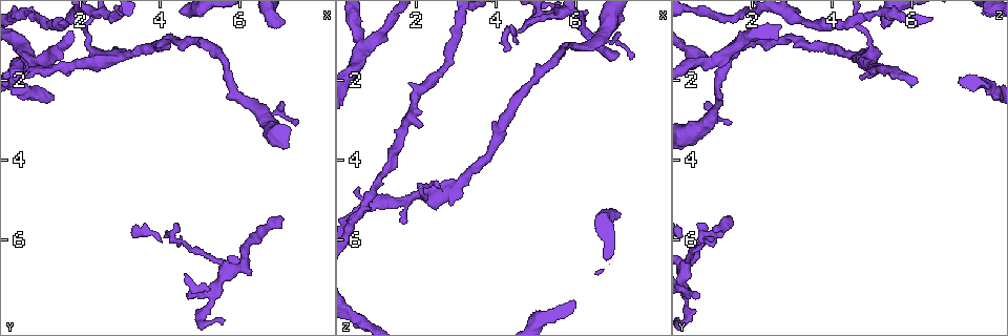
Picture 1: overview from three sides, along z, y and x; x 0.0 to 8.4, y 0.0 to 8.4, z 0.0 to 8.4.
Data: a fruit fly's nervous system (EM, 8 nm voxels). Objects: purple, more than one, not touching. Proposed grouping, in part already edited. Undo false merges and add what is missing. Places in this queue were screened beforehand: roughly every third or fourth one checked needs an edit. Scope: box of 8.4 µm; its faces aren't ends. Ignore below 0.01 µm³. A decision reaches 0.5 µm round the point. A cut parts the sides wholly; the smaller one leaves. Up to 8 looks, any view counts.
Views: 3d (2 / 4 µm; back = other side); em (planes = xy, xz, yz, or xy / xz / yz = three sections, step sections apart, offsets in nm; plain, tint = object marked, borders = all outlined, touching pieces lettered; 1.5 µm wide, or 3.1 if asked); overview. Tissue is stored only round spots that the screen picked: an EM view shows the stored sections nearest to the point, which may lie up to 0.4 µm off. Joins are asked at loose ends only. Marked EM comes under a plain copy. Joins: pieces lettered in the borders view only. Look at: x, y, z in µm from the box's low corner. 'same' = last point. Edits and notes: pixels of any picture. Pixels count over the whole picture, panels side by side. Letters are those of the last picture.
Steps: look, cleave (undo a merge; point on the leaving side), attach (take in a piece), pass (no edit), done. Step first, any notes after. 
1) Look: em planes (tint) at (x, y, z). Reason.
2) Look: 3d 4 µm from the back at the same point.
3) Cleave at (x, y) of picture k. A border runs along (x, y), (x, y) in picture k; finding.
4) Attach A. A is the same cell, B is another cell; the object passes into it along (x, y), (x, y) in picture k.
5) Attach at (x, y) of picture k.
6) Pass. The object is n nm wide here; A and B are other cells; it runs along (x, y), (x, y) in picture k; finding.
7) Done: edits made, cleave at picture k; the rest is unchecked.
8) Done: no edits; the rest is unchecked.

Look: em yz step 8 (tint) at (4.65, 7.45, 0.70). Branch stops here.

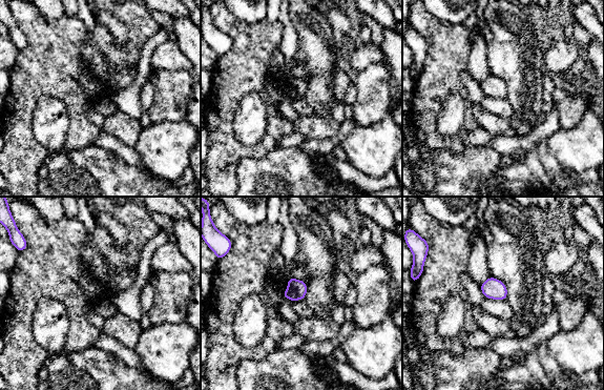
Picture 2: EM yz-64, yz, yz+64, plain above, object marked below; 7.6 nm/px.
Look: em xy step 4 (borders) at the same point.

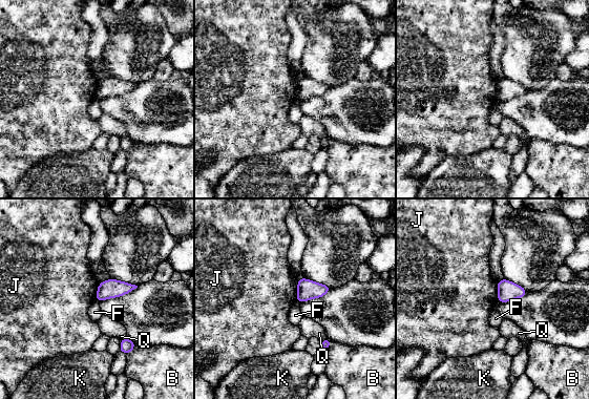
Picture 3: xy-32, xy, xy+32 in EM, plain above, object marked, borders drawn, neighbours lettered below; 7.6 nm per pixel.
Pass. B, F, J, K and Q are other cells; a border runs along (498, 281), (497, 301) in picture 3; none of them fits.

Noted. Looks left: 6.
Look: em yz step 8 (borders) at (7.05, 5.50, 1.35). An open end.

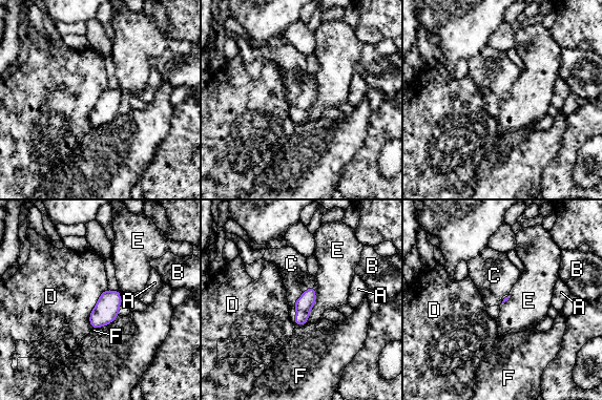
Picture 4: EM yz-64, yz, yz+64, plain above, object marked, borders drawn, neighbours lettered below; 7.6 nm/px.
Attach C. C is the same cell, A, B, D, E and F are other cells; the object passes into it along (307, 300), (302, 294), (291, 264) in picture 4; it goes on there.

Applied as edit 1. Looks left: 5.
Look: 3d 2 µm at (0.75, 1.50, 1.20). Three-way junction.

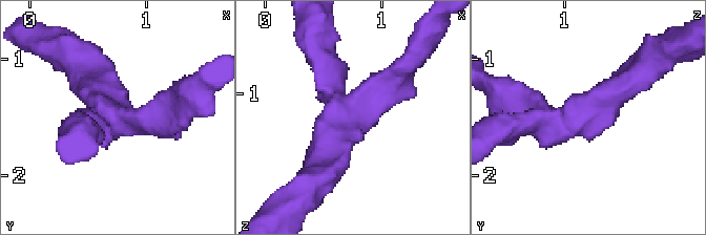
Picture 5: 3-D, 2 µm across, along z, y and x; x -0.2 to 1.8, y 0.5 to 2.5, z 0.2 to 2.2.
Look: em yz step 8 (tint) at (0.68, 1.50, 1.18). 3 arms meet here; the arms are 220, 240, 260 nm wide; now the EM.

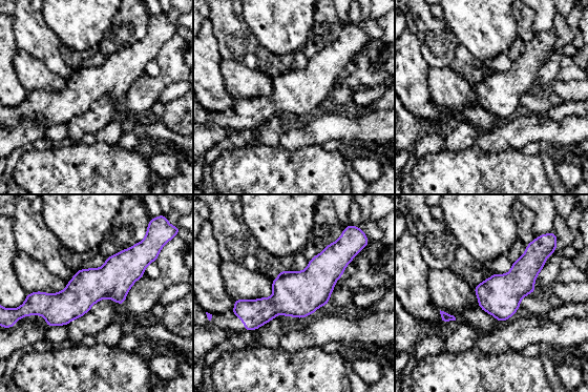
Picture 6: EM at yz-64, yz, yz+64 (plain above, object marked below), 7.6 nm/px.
Look: em planes (borders) at the same point. Another direction.

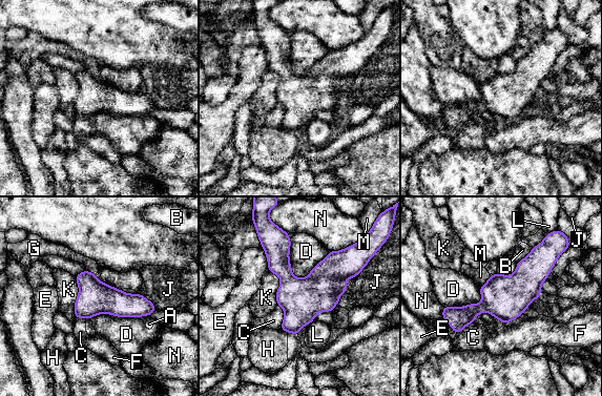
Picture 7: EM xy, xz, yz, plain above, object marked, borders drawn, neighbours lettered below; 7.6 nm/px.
Pass. The object is 260 nm wide here; A, B, C, D, E, F, G, H, J, K, L, M and N are other cells; a border runs along (277, 305), (284, 312), (279, 328) in picture 7; all the same cell.

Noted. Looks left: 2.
Done: edits made, attach at picture 4; the rest is unchecked.

